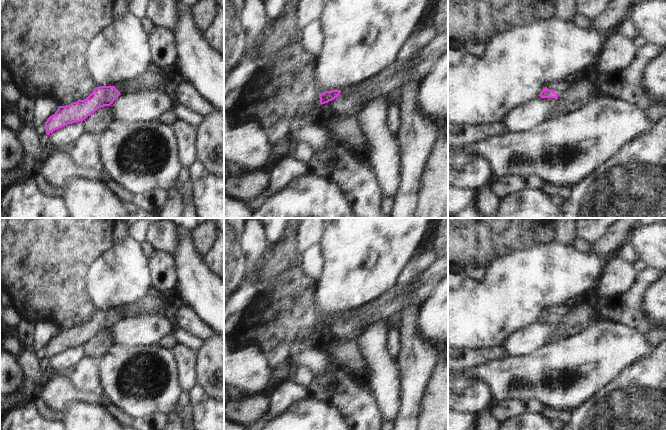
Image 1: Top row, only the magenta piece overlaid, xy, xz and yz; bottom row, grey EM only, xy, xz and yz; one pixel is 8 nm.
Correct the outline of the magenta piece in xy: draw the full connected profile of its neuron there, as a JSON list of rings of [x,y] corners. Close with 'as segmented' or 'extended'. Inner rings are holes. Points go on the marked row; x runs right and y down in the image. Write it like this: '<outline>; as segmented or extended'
[[[151,66],[146,73],[121,84],[96,87],[86,99],[59,106],[55,114],[45,122],[46,134],[68,124],[82,122],[98,108],[110,106],[120,94],[163,90],[165,83],[161,70]]]; extended

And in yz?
[[[568,80],[552,82],[541,91],[539,96],[541,98],[560,98],[571,86],[572,83]]]; extended

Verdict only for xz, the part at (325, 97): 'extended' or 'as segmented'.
extended

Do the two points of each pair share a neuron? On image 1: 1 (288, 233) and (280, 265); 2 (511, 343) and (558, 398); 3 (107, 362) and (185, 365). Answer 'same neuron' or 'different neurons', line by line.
1: same neuron
2: different neurons
3: different neurons

